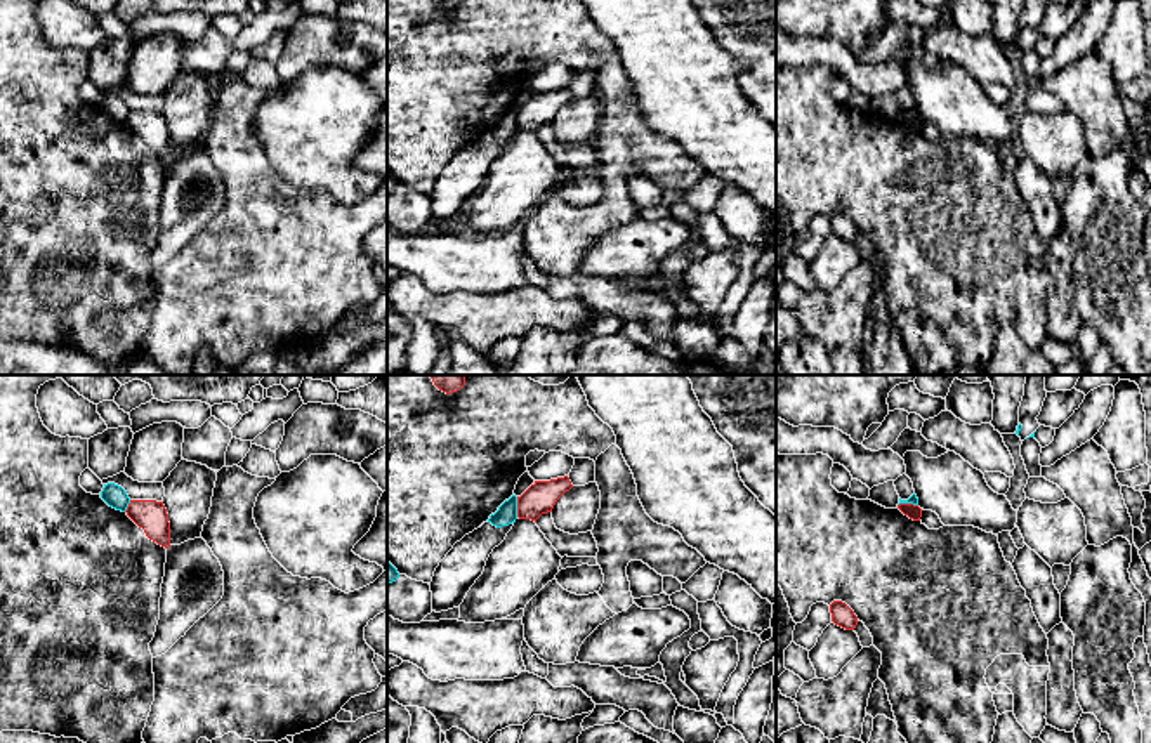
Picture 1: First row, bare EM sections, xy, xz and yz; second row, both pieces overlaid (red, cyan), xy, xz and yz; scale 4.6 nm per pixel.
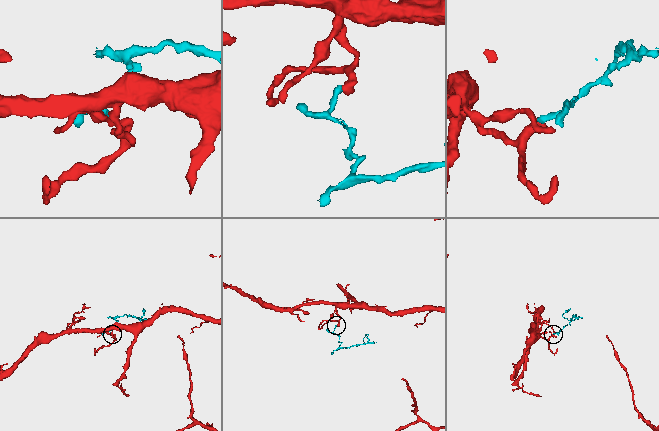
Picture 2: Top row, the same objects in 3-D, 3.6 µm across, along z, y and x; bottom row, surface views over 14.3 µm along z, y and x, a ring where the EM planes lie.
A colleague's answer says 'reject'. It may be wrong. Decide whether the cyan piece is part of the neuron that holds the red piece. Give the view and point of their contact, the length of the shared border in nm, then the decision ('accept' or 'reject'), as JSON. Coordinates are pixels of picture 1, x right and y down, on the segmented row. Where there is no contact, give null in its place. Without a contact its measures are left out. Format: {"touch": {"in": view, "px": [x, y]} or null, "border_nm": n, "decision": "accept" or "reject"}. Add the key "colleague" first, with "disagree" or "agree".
{"colleague": "agree", "touch": {"in": "xz", "px": [518, 507]}, "border_nm": 100, "decision": "reject"}

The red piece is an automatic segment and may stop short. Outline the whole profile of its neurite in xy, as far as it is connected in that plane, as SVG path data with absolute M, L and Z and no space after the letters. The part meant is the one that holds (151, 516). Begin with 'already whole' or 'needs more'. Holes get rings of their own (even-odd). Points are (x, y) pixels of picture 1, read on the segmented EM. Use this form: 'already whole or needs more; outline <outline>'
already whole; outline M130 500L127 516L158 545L170 547L170 523L163 502Z

